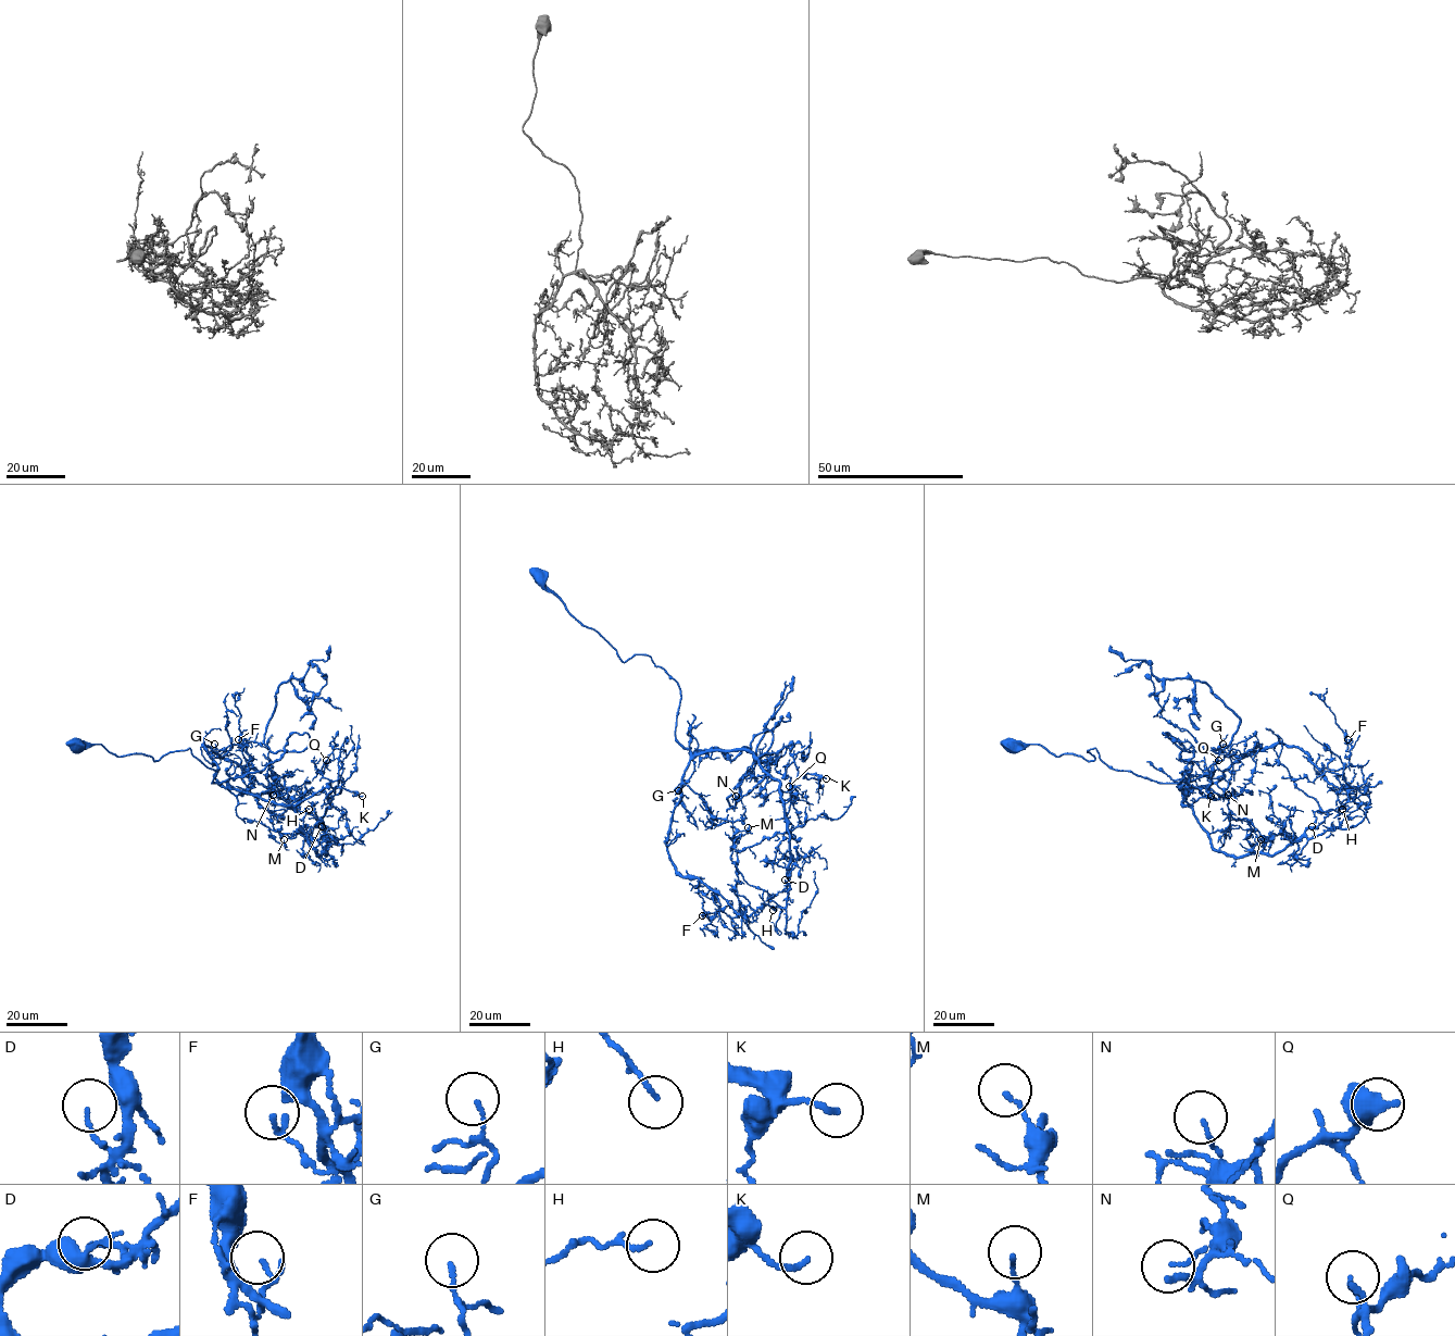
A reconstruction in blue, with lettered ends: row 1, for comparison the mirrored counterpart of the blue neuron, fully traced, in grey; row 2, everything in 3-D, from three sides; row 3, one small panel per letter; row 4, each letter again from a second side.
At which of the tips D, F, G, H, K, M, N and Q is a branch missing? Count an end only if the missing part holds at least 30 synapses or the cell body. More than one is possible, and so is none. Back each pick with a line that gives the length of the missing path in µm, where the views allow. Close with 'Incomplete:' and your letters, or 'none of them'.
D: about 30 µm are missing
Incomplete: D

